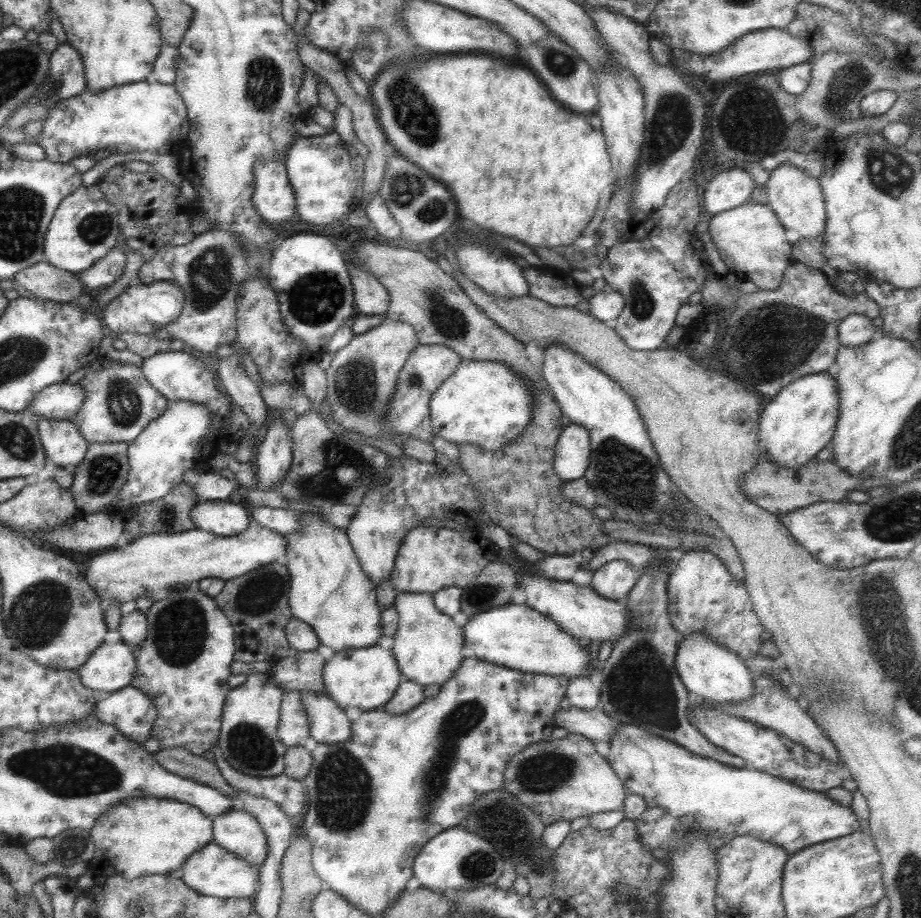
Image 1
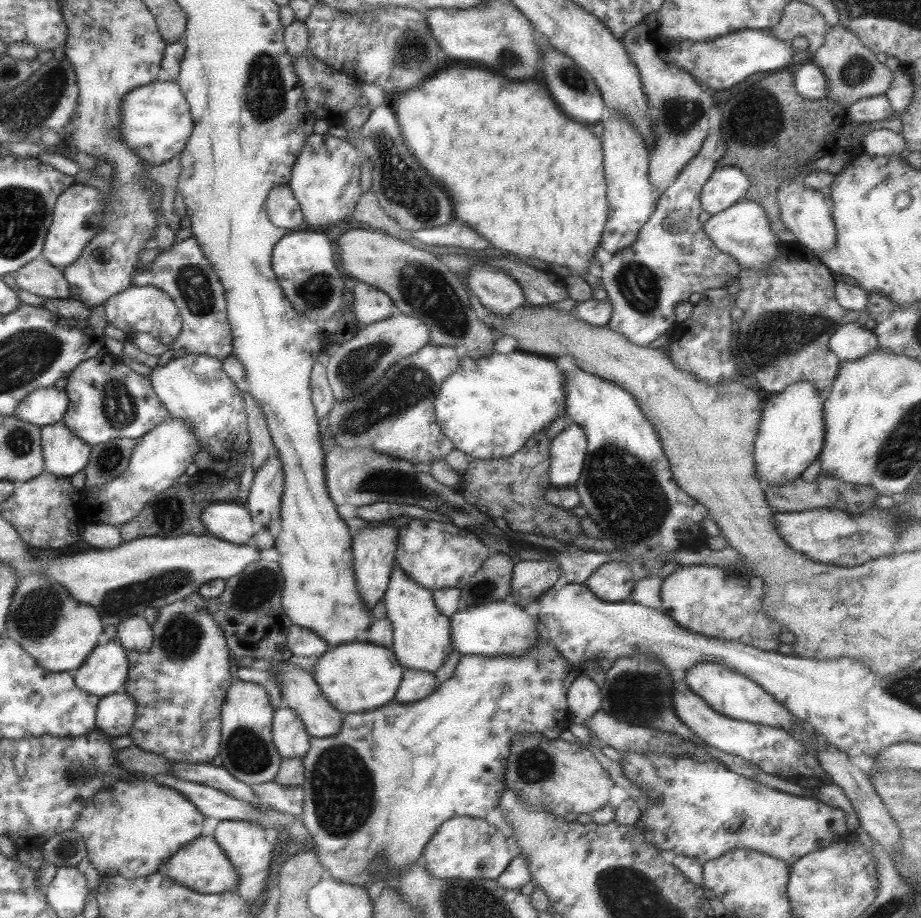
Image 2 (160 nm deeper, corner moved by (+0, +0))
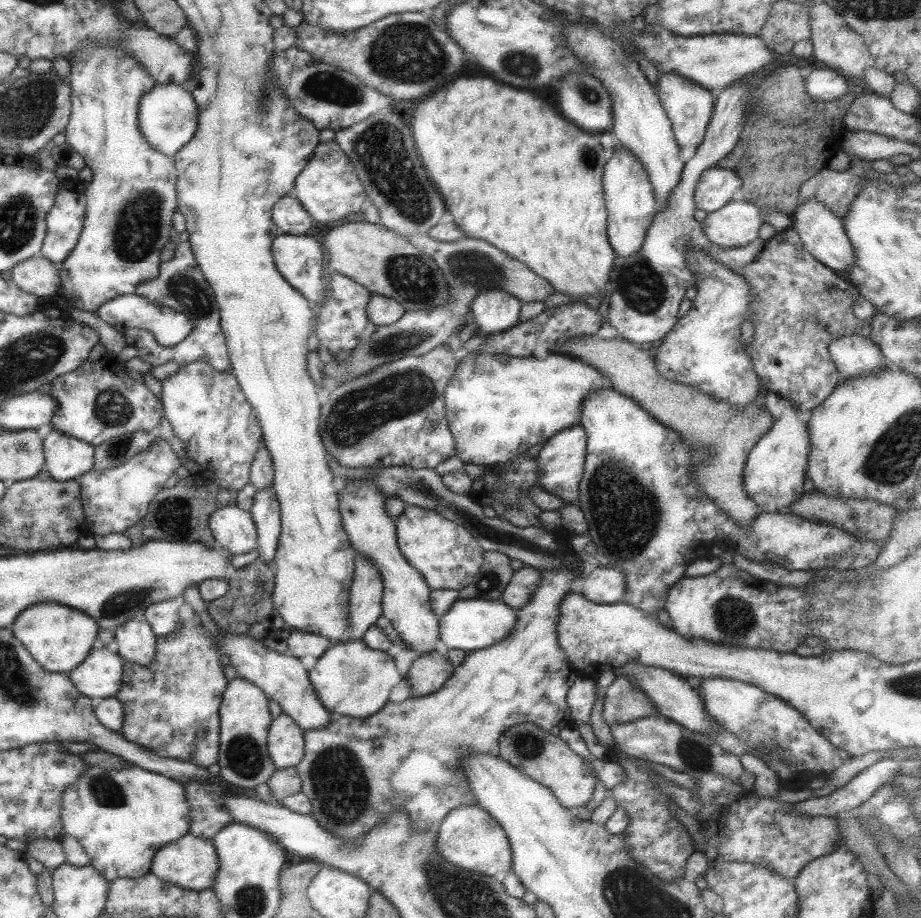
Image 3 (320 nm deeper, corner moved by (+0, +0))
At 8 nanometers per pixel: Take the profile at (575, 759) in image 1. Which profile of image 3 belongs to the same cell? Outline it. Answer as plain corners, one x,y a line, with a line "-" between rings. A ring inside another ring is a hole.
529,722
510,726
498,738
498,757
512,764
531,780
546,786
563,808
574,811
591,797
595,779
580,760
558,736
541,730

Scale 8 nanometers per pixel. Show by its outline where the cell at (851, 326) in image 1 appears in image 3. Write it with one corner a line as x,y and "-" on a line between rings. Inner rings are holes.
860,334
832,340
827,350
837,369
838,383
848,378
861,378
865,374
889,367
873,341

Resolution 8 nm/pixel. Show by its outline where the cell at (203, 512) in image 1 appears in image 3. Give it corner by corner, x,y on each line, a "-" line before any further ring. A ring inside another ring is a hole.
227,506
217,509
208,518
208,529
214,544
231,555
245,554
256,548
256,530
248,511

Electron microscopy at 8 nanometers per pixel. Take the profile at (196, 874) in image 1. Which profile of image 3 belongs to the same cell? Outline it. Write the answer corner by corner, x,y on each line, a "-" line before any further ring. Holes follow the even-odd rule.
187,833
154,852
149,872
165,883
169,882
173,886
198,891
211,889
217,869
217,855
213,843
205,838
197,838
195,835

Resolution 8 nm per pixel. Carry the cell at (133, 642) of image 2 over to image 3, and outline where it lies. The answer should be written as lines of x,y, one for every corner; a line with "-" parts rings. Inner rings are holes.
126,620
114,629
115,652
125,661
147,666
154,657
156,641
147,621

